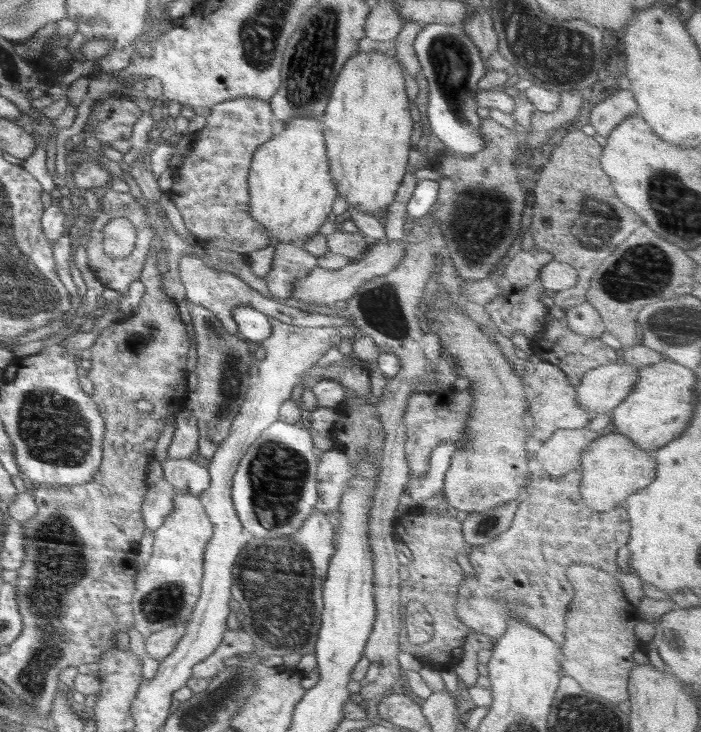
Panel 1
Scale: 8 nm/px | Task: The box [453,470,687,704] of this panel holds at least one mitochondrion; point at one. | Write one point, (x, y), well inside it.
(485, 526)

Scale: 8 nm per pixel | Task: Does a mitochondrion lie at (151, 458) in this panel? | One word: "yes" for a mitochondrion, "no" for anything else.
no

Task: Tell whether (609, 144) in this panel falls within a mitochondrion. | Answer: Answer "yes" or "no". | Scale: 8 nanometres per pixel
no

